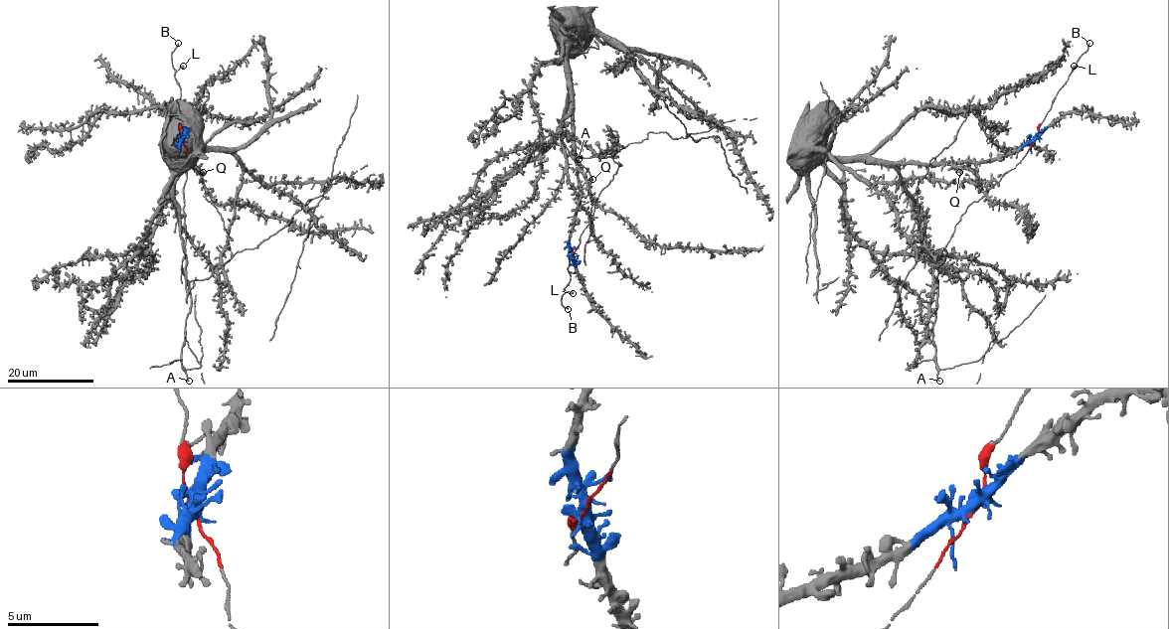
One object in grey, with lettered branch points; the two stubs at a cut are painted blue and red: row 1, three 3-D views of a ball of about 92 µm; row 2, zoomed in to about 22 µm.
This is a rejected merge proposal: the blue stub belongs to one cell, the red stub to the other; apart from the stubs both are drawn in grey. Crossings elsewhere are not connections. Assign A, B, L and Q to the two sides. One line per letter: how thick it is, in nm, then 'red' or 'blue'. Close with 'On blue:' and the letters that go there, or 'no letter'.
A: 220 nm thick; red
B: 200 nm thick; red
L: 400 nm thick; red
Q: 480 nm thick; blue
On blue: Q

